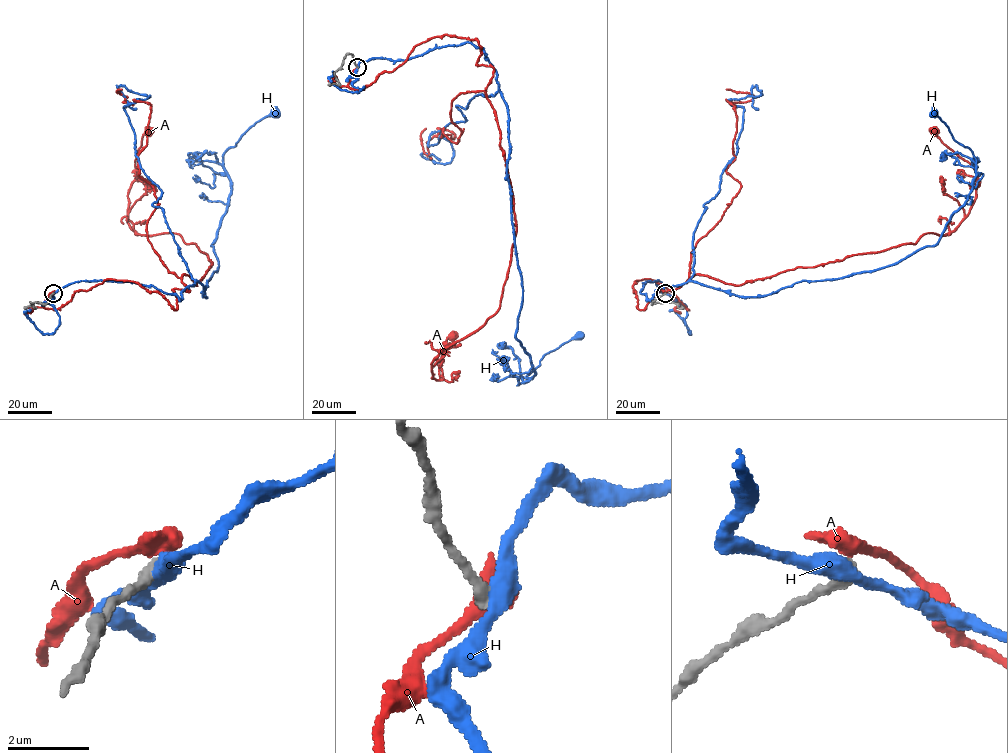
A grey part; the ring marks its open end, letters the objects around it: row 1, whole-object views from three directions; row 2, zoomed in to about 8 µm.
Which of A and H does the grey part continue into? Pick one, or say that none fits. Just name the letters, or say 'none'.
none

